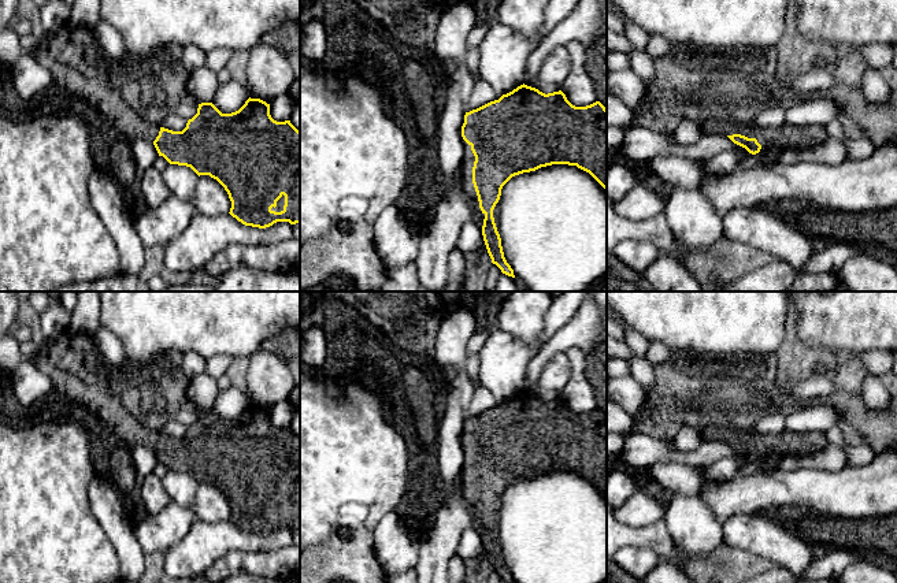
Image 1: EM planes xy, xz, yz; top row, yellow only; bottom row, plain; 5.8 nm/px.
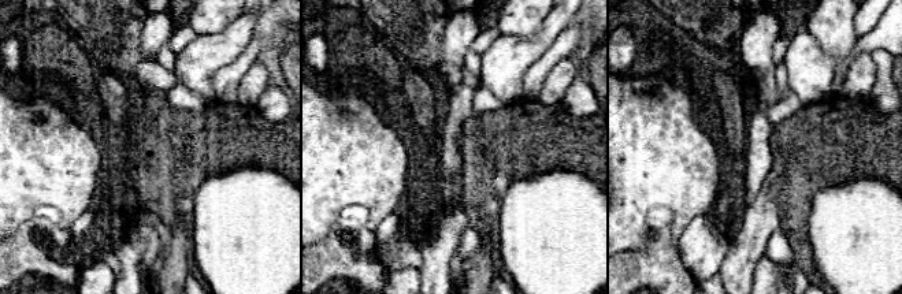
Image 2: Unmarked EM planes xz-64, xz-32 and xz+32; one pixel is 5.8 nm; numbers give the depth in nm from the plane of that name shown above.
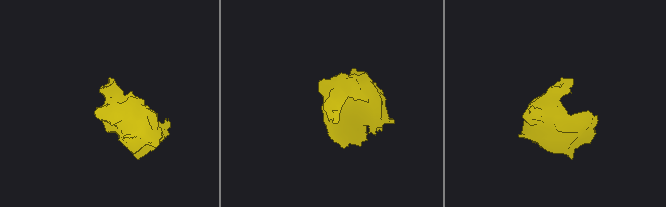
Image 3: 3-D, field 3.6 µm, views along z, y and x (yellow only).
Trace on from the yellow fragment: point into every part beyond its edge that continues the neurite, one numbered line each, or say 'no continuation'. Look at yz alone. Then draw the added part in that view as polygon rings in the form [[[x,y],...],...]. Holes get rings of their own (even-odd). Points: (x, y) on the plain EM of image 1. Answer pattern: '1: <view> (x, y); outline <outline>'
1: yz (796, 445); outline [[[729,430],[723,438],[724,442],[741,441],[748,445],[756,445],[757,449],[764,453],[767,450],[783,452],[787,456],[801,460],[804,456],[815,452],[822,452],[829,446],[826,432],[811,431],[811,432],[790,432],[782,431],[776,435],[761,435],[749,431]]]

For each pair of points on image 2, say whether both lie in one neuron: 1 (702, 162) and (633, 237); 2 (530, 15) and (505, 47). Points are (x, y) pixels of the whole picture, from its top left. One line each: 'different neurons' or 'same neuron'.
1: same neuron
2: different neurons

